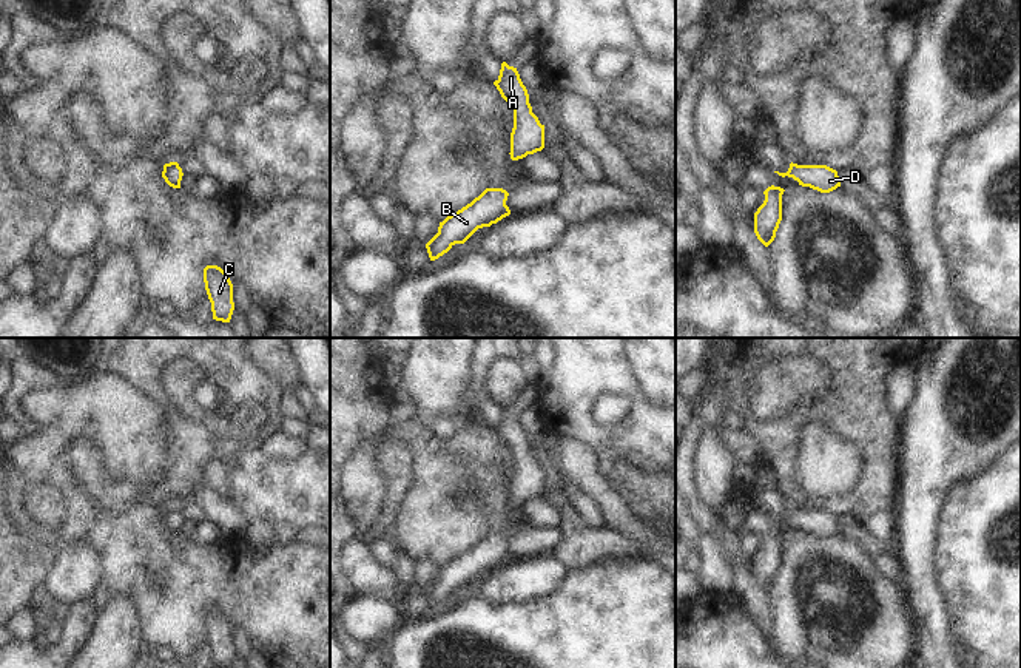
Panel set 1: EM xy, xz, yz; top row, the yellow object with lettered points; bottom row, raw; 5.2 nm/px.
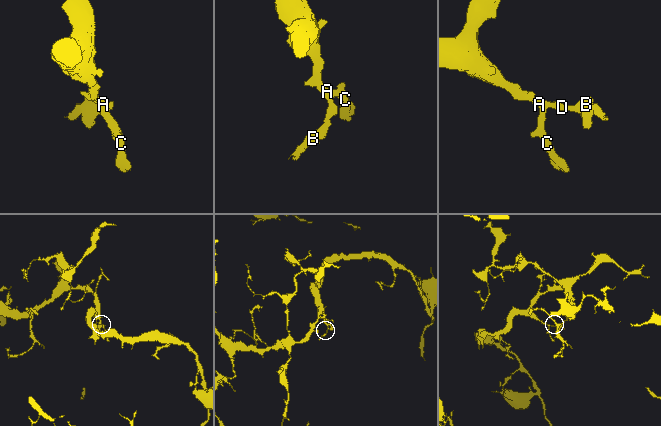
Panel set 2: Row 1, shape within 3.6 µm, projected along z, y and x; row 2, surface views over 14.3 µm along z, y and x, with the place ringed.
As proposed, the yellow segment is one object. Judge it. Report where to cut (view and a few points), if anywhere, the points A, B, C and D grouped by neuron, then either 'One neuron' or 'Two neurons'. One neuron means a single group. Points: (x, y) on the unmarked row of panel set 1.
No split. Groups: A B C D. One neuron.

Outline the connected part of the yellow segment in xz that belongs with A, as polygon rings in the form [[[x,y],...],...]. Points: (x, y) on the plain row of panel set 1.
[[[501,409],[500,421],[494,427],[501,443],[514,454],[510,478],[510,504],[518,506],[544,494],[544,471],[532,458],[529,440],[517,413]]]

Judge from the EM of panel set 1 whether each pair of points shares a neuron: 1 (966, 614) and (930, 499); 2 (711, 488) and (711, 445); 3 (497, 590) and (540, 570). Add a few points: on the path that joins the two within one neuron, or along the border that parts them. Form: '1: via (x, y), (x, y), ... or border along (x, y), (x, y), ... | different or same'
1: border along (949, 491), (940, 516), (933, 562) | different
2: via (711, 477), (711, 455) | same
3: via (508, 582), (529, 579) | same

